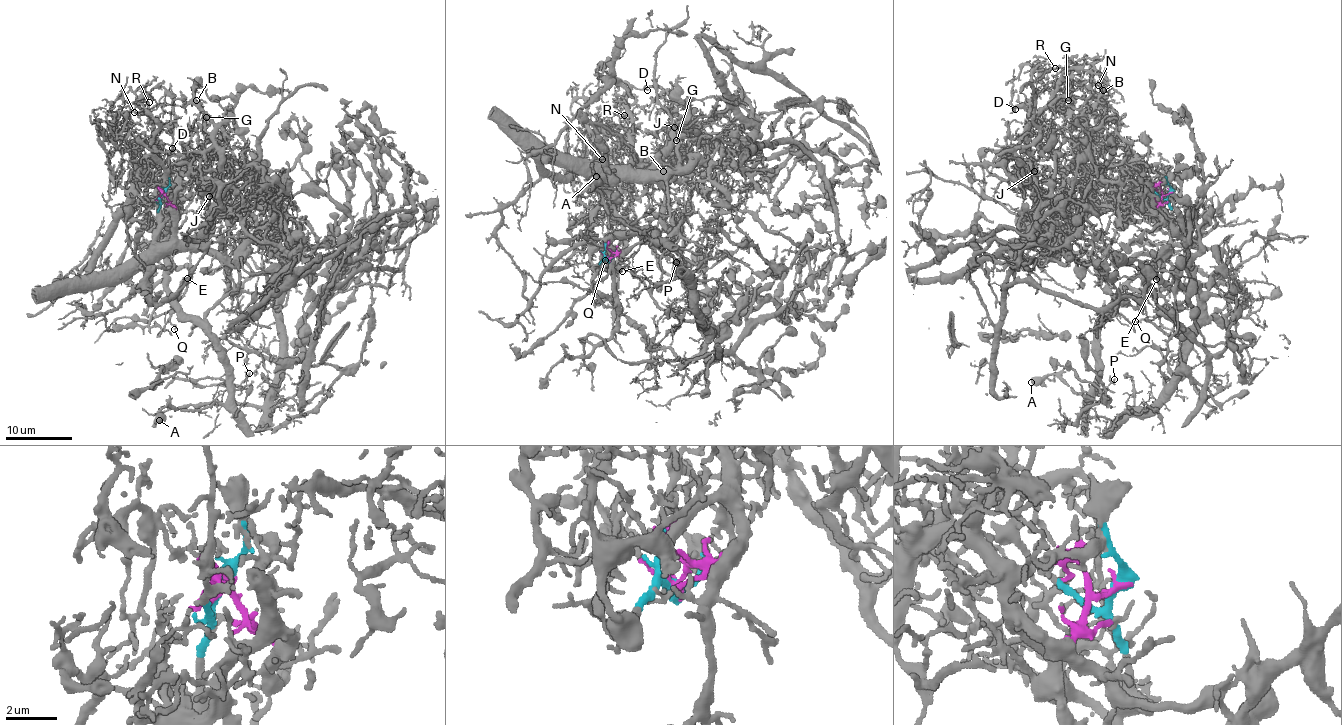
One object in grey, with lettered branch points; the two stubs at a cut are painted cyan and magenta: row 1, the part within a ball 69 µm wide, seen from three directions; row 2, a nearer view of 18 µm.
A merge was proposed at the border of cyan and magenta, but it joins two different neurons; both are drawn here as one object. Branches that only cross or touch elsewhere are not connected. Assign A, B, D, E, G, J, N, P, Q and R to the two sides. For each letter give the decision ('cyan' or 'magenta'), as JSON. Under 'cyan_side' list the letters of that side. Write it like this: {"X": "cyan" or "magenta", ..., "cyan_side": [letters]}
{"A": "cyan", "B": "magenta", "D": "magenta", "E": "cyan", "G": "magenta", "J": "magenta", "N": "magenta", "P": "cyan", "Q": "cyan", "R": "magenta", "cyan_side": ["A", "E", "P", "Q"]}

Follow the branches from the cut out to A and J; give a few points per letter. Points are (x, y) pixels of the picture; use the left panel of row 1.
A: (162, 194), (156, 244), (164, 282), (213, 343), (228, 398), (206, 408), (165, 406), (159, 421)
J: (164, 195), (179, 209), (177, 199), (165, 193), (156, 241), (175, 243), (204, 226), (212, 208), (208, 195)

